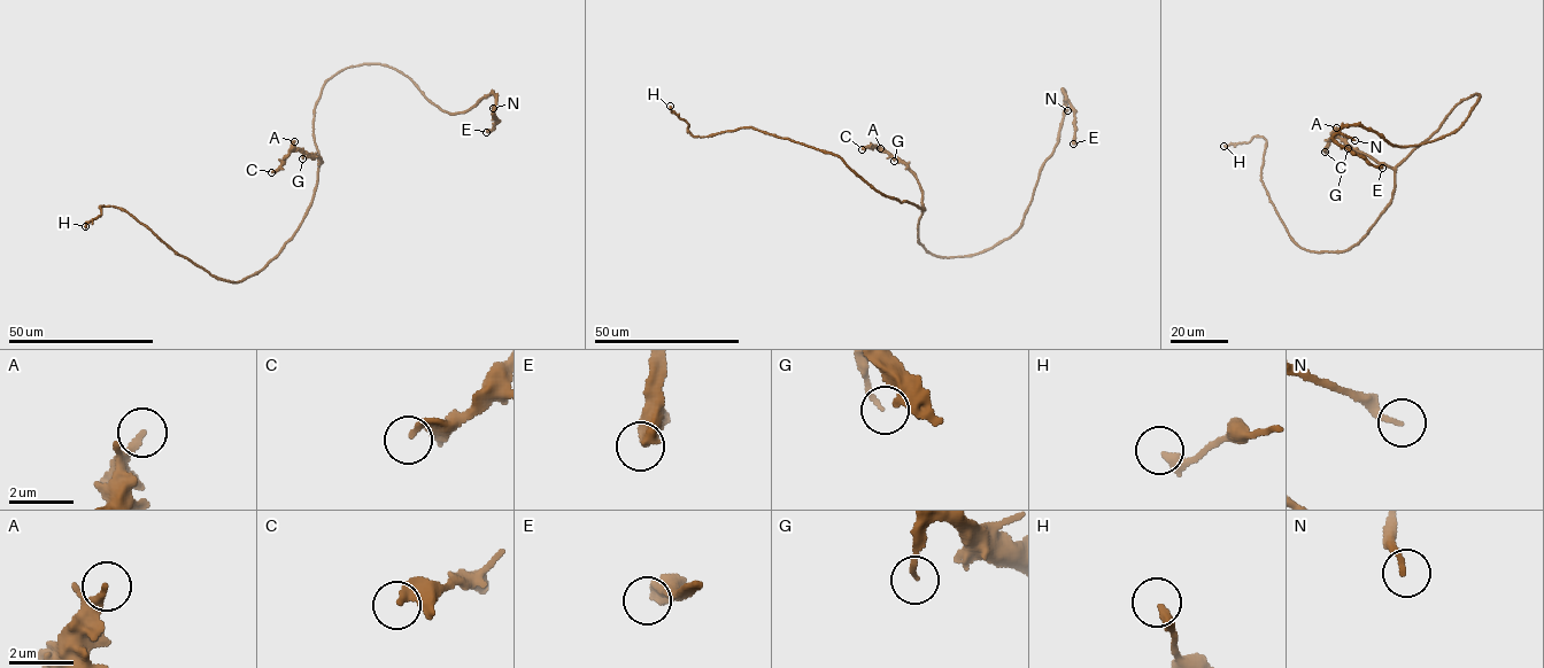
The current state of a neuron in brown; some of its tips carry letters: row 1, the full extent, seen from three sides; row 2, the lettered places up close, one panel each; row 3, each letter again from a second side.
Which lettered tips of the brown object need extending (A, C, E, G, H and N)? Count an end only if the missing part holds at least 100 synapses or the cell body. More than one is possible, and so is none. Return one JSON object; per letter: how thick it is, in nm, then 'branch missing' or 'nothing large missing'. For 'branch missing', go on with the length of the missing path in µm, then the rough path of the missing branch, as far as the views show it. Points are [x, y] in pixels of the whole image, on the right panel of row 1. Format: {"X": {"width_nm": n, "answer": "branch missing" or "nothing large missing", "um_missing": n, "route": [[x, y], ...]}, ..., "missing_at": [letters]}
{"A": {"width_nm": 170, "answer": "nothing large missing"}, "C": {"width_nm": 240, "answer": "nothing large missing"}, "E": {"width_nm": 500, "answer": "nothing large missing"}, "G": {"width_nm": 130, "answer": "nothing large missing"}, "H": {"width_nm": 320, "answer": "nothing large missing"}, "N": {"width_nm": 200, "answer": "nothing large missing"}, "missing_at": []}

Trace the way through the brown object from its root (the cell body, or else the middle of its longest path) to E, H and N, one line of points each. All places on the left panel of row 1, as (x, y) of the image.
E: (315, 145), (321, 90), (363, 64), (400, 71), (452, 114), (493, 94), (498, 119), (486, 132)
H: (315, 145), (318, 181), (307, 214), (277, 255), (242, 280), (216, 278), (120, 208), (100, 207), (85, 226)
N: (315, 145), (314, 111), (321, 90), (353, 67), (394, 68), (452, 114), (492, 93), (493, 108)

